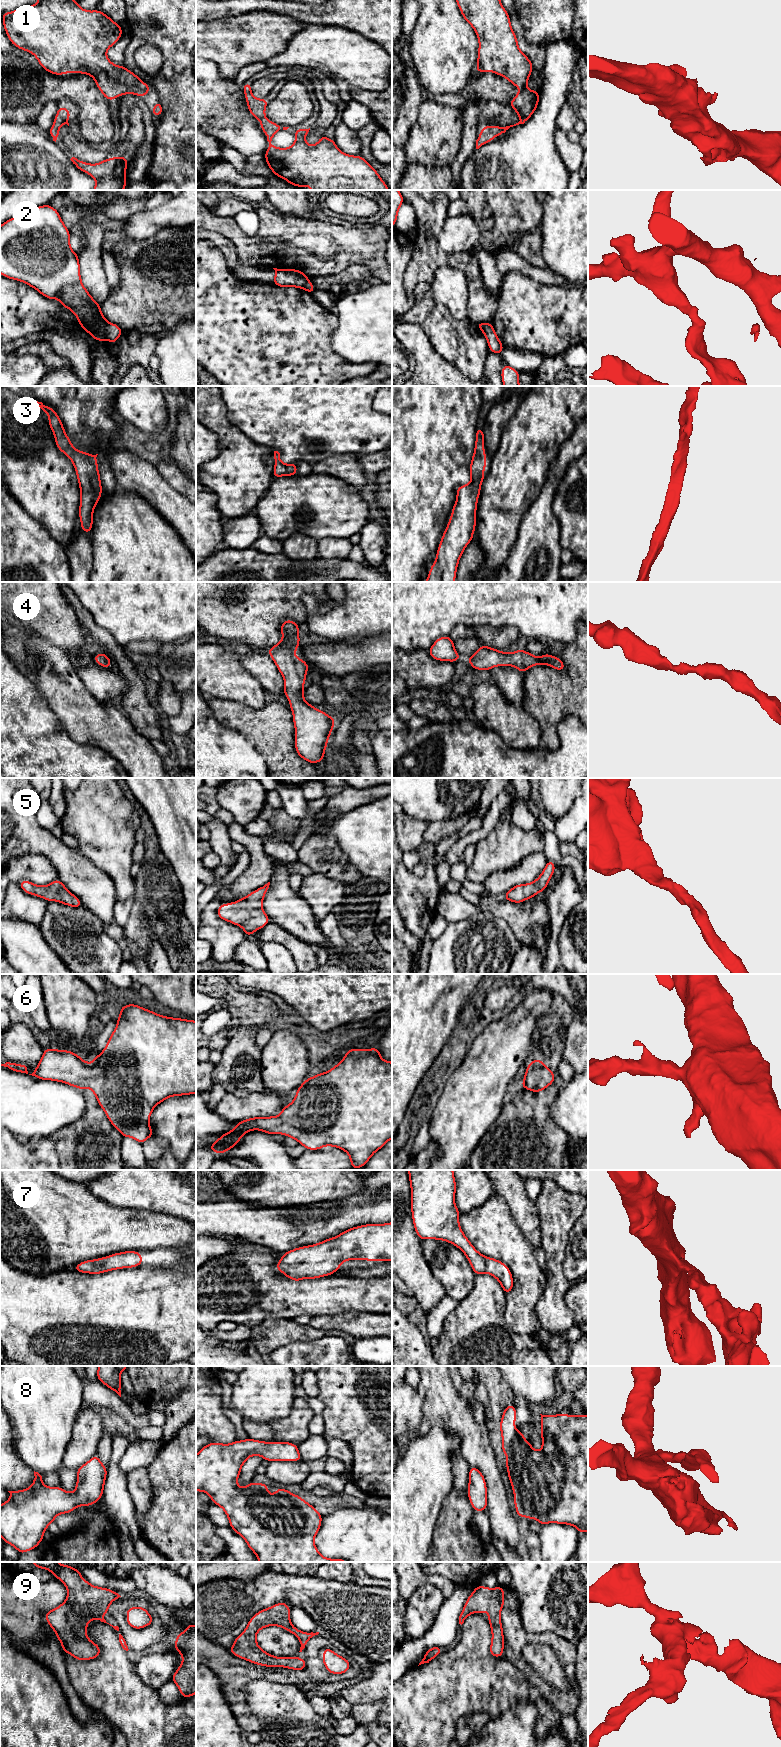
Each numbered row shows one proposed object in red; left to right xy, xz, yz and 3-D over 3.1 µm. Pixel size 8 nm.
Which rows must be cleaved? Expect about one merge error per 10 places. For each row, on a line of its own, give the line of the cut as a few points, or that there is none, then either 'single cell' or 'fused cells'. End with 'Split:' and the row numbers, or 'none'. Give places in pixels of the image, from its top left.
1: cut none; single cell
2: cut xy (109, 323), (104, 339); fused cells
3: cut none; single cell
4: cut none; single cell
5: cut none; single cell
6: cut none; single cell
7: cut none; single cell
8: cut none; single cell
9: cut none; single cell
Split: 2

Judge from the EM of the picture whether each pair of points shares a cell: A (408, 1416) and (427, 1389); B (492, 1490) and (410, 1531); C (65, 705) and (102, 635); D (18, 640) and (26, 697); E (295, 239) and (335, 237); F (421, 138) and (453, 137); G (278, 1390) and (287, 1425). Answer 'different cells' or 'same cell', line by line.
A: different cells
B: different cells
C: different cells
D: different cells
E: same cell
F: same cell
G: different cells

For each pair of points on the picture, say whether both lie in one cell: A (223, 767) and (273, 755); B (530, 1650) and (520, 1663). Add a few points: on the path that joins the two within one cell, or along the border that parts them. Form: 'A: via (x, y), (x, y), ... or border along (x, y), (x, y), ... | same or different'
A: border along (248, 738), (263, 758), (267, 767) | different
B: border along (526, 1643), (522, 1648), (522, 1655), (539, 1676) | different

